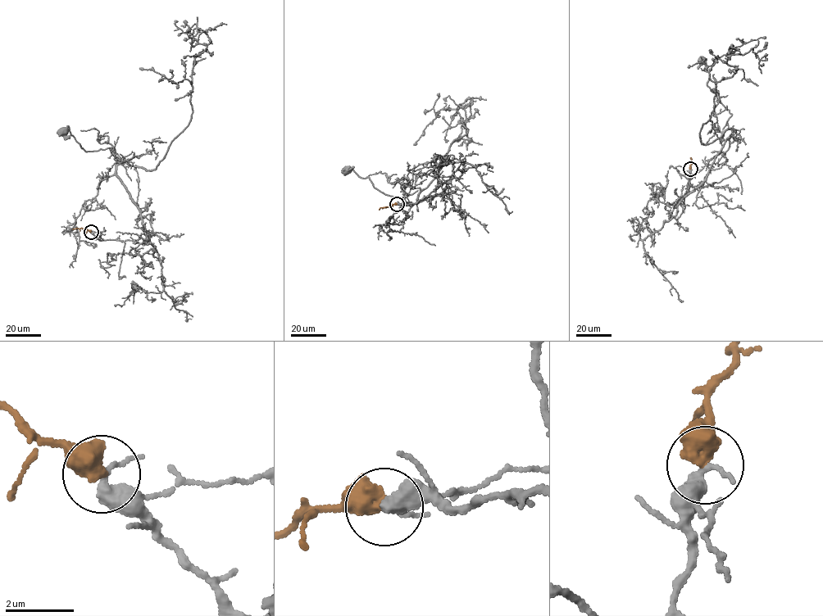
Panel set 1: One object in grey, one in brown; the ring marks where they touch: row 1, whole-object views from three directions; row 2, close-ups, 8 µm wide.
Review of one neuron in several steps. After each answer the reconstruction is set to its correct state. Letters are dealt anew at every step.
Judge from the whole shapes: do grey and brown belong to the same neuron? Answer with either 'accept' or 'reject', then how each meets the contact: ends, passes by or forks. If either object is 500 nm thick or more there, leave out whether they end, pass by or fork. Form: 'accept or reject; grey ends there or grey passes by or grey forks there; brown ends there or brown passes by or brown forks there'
accept

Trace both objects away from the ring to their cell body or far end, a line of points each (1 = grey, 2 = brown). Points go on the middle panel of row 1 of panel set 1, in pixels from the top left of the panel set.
1: (397, 204), (416, 203), (450, 179), (443, 192), (416, 202), (418, 190), (384, 194), (347, 170)
2: (397, 204), (379, 210)

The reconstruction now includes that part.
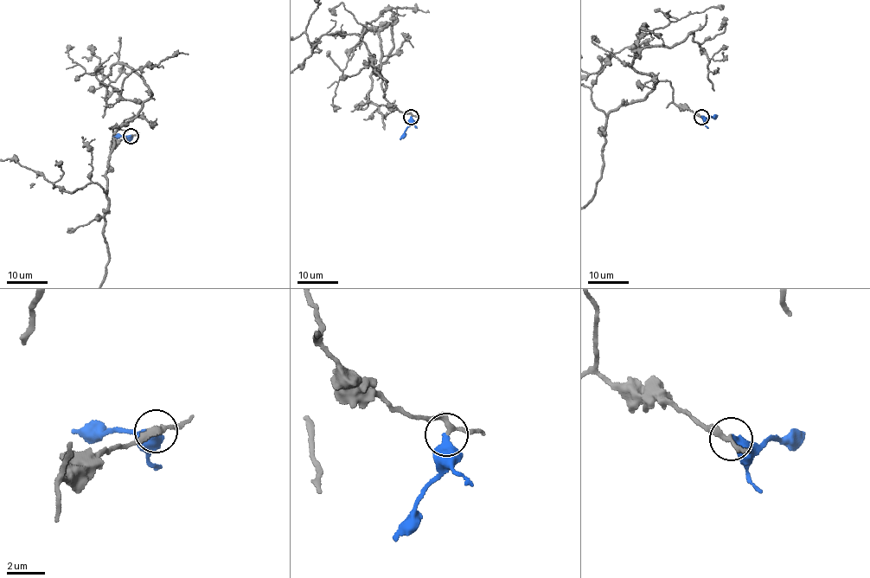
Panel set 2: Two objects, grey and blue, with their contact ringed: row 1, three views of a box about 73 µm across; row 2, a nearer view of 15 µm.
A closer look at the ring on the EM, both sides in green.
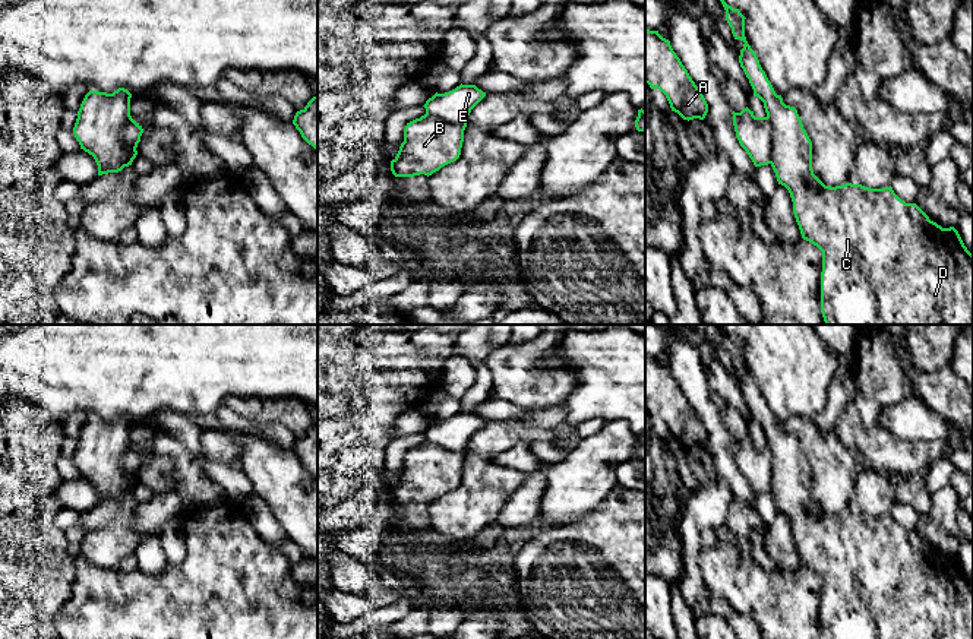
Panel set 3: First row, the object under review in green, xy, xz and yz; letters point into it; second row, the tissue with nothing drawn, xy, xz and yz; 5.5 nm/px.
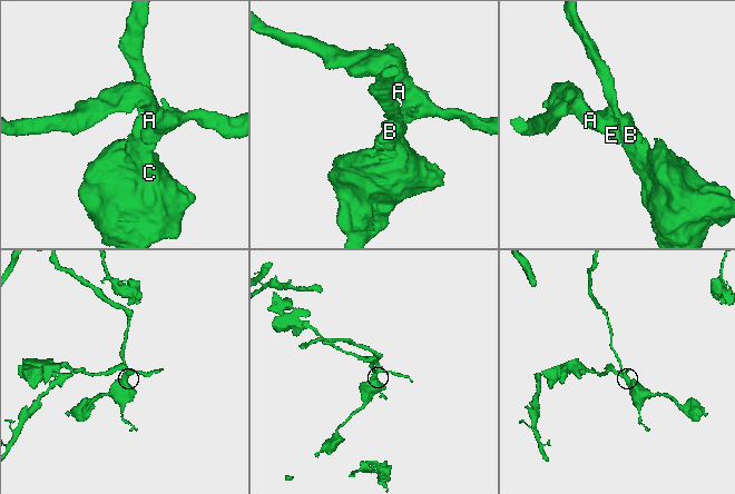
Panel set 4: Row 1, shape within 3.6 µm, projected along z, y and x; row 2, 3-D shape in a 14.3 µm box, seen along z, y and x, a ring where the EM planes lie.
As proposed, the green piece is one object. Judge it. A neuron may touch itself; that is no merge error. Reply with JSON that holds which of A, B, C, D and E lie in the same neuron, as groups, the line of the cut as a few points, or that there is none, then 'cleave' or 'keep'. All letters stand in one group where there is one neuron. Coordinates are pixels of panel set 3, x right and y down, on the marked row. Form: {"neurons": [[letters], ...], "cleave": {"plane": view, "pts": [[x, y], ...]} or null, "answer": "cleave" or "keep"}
{"neurons": [["A", "E"], ["B", "C", "D"]], "cleave": {"plane": "xy", "pts": [[129, 116], [123, 129], [123, 138], [130, 145], [130, 163]]}, "answer": "cleave"}

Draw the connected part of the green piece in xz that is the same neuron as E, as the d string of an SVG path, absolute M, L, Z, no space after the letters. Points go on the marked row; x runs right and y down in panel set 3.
M459 85L445 94L435 94L423 105L426 114L446 120L449 124L467 127L471 110L486 97L476 85Z

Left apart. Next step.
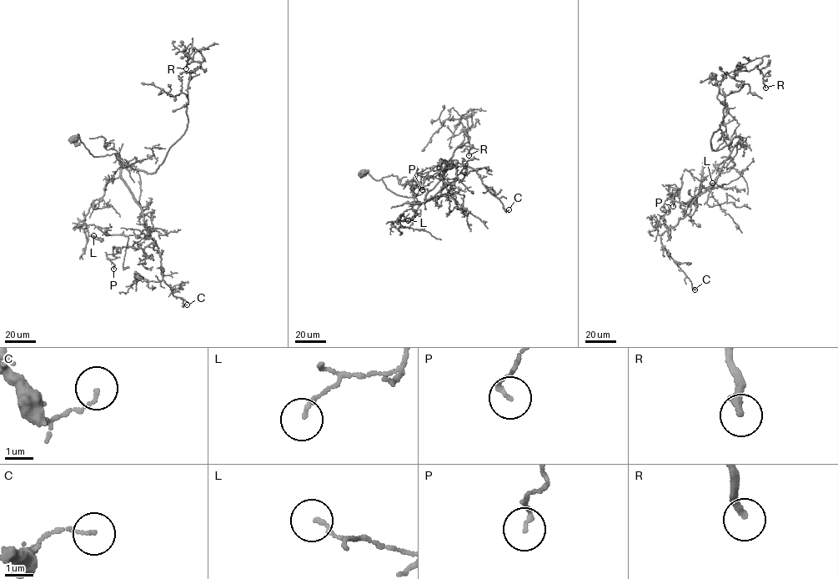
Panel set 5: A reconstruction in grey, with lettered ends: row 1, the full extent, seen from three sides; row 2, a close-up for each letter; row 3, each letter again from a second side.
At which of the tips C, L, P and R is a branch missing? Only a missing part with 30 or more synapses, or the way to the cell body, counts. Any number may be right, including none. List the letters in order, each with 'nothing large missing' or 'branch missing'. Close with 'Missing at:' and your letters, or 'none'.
C: nothing large missing
L: nothing large missing
P: nothing large missing
R: branch missing
Missing at: R

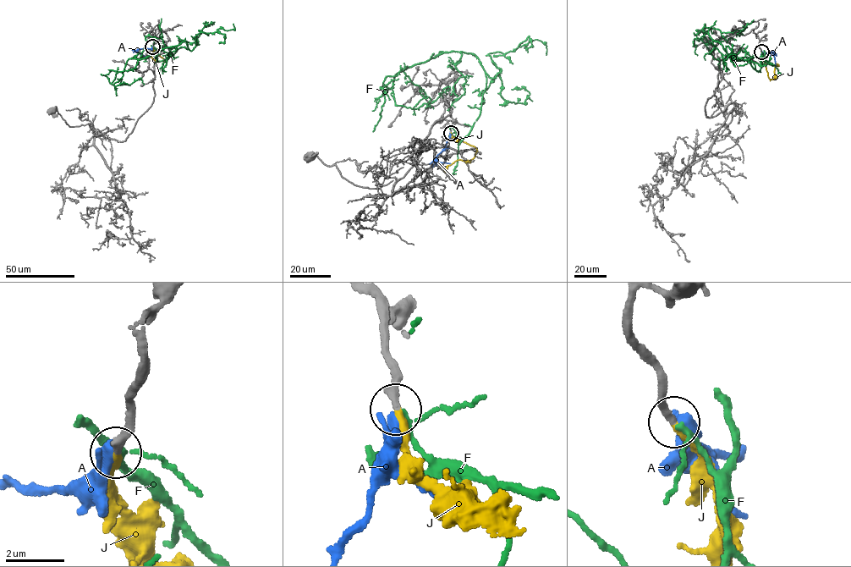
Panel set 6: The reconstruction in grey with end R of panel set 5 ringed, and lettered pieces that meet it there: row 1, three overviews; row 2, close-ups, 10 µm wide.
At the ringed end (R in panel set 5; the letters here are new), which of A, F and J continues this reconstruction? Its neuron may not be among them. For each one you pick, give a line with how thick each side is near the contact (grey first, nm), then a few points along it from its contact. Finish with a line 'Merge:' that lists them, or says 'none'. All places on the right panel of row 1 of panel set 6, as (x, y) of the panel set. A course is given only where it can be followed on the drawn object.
J: Thickness 280 nm (grey) against 260 nm. Its course: (761, 52), (770, 79), (775, 78), (775, 67), (777, 65)
Merge: J

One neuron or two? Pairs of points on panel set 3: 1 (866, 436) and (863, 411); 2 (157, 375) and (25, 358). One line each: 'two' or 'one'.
1: one
2: one

